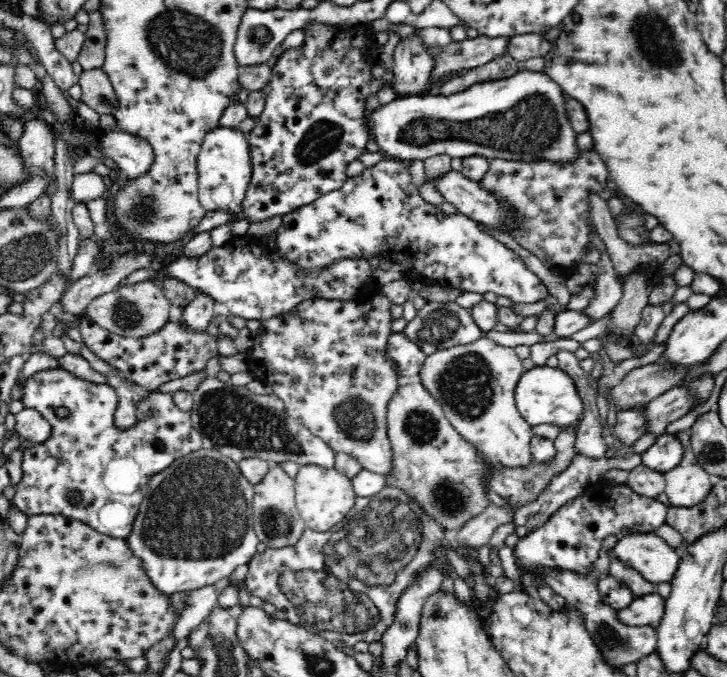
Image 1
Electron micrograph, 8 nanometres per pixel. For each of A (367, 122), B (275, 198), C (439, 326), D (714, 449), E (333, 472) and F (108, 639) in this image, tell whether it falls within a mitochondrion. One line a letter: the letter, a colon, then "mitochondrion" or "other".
A: other
B: other
C: mitochondrion
D: mitochondrion
E: other
F: other

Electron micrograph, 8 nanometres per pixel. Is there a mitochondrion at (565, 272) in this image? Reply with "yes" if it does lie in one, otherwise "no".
no

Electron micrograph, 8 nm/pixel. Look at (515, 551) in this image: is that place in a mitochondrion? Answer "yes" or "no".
no

